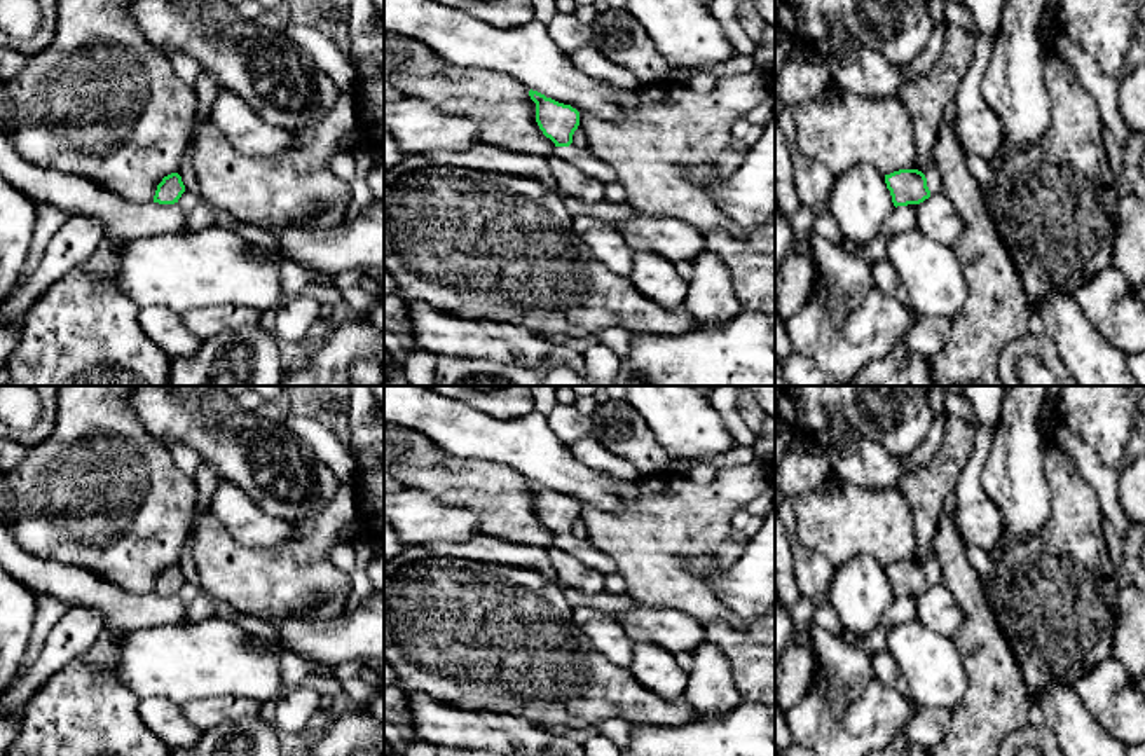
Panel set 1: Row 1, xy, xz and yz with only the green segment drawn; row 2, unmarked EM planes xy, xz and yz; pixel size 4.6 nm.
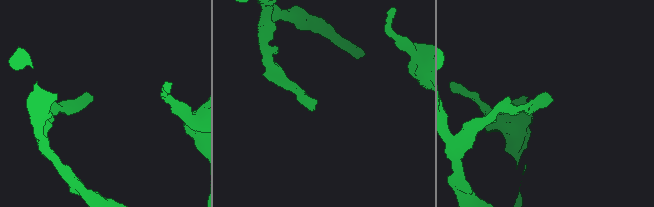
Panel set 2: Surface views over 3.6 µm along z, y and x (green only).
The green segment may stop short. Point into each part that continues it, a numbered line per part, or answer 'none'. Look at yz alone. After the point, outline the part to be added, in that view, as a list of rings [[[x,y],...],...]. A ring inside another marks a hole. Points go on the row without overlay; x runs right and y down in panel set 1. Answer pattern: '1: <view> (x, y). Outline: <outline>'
1: yz (932, 566). Outline: [[[932,555],[930,559],[927,559],[923,562],[923,566],[927,569],[927,578],[930,581],[930,587],[941,585],[941,581],[943,581],[943,571],[941,571],[941,564],[939,564],[937,557]]]

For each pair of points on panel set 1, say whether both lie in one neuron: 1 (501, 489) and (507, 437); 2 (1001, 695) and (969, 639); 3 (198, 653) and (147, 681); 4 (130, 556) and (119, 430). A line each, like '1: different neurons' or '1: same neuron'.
1: different neurons
2: same neuron
3: same neuron
4: same neuron

